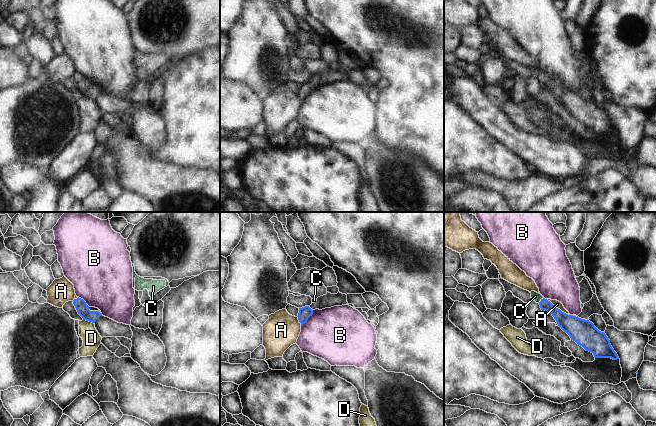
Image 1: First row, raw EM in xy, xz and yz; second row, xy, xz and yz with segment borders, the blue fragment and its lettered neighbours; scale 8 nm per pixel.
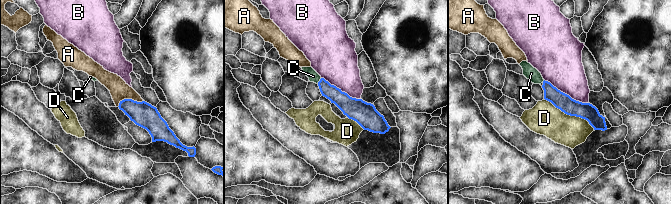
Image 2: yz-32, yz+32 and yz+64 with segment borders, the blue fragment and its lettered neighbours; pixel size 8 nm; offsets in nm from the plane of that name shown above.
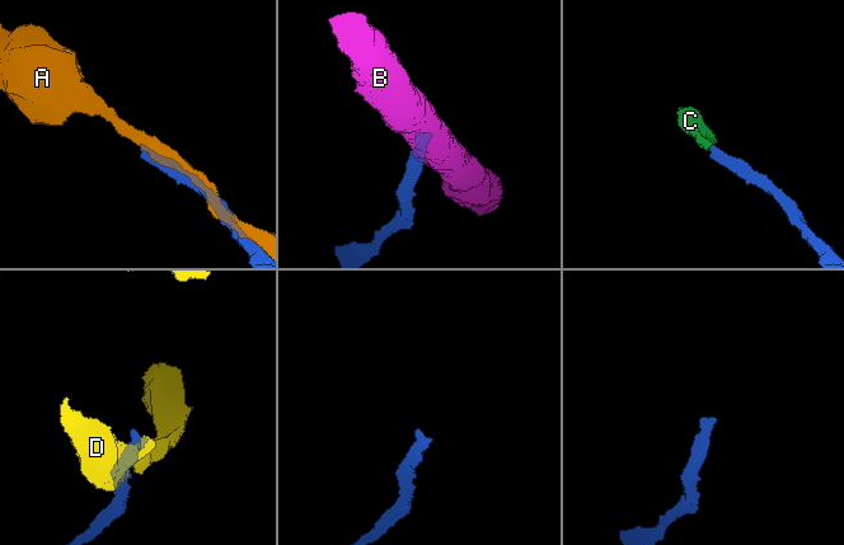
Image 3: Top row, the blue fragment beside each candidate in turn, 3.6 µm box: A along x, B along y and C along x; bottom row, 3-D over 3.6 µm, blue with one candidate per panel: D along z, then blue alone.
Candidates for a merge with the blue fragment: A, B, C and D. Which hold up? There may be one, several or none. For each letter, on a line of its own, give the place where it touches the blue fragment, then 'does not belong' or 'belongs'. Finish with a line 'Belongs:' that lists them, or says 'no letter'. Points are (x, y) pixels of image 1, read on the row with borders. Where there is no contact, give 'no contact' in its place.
A: contact yz (557, 308); does not belong
B: contact xz (308, 317); does not belong
C: contact yz (541, 300); belongs
D: contact xy (88, 320); does not belong
Belongs: C

